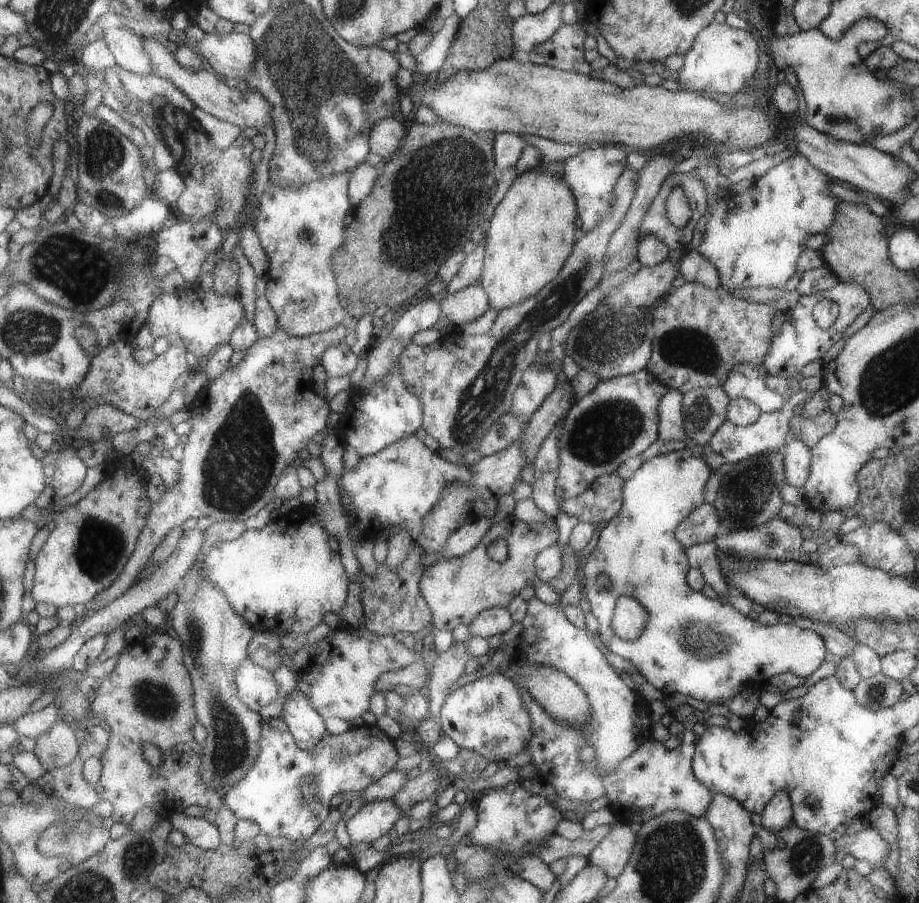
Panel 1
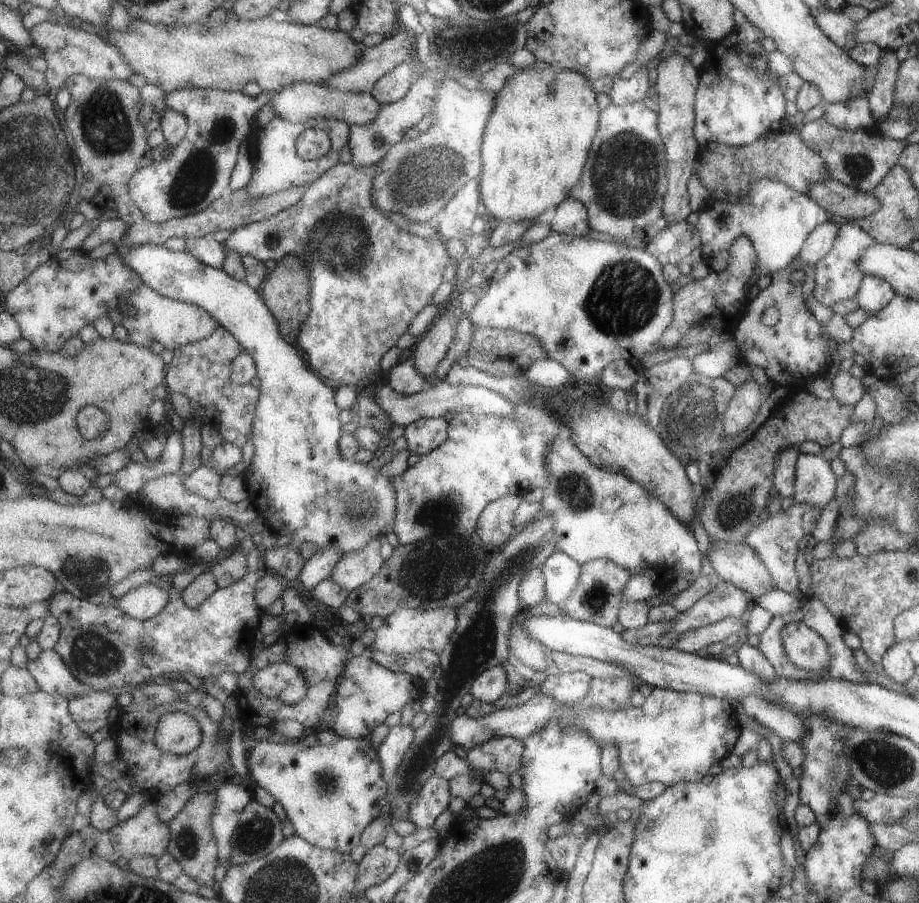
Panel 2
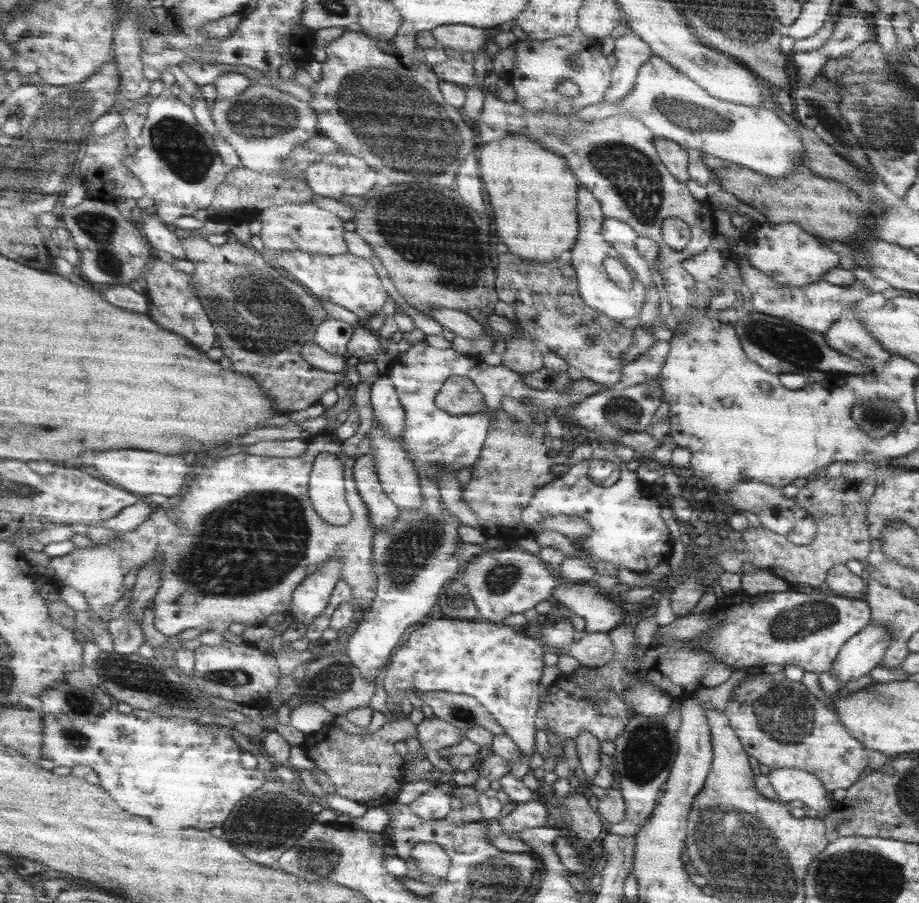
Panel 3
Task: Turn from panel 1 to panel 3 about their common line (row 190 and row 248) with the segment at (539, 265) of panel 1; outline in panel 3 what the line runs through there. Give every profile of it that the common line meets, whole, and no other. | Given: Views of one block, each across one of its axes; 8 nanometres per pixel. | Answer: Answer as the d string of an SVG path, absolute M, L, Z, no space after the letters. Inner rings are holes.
M509 136L503 140L489 142L481 148L479 148L481 176L483 176L487 196L493 202L491 204L493 218L495 218L493 222L497 226L495 234L499 236L499 240L505 242L513 254L537 264L549 264L569 256L569 252L577 246L577 240L581 234L581 222L579 222L581 184L573 168L567 166L565 156L557 156L557 152L553 154L553 150L549 150L541 142L535 142L529 136Z

